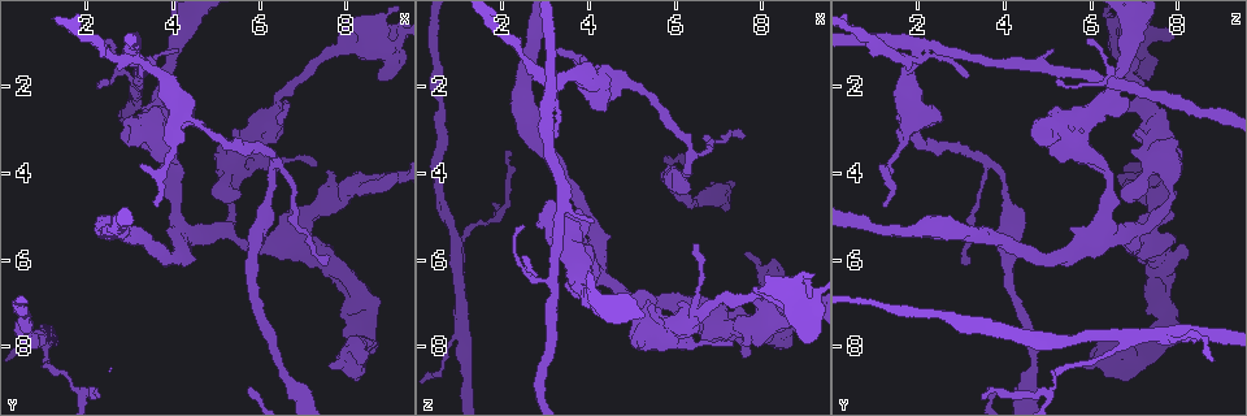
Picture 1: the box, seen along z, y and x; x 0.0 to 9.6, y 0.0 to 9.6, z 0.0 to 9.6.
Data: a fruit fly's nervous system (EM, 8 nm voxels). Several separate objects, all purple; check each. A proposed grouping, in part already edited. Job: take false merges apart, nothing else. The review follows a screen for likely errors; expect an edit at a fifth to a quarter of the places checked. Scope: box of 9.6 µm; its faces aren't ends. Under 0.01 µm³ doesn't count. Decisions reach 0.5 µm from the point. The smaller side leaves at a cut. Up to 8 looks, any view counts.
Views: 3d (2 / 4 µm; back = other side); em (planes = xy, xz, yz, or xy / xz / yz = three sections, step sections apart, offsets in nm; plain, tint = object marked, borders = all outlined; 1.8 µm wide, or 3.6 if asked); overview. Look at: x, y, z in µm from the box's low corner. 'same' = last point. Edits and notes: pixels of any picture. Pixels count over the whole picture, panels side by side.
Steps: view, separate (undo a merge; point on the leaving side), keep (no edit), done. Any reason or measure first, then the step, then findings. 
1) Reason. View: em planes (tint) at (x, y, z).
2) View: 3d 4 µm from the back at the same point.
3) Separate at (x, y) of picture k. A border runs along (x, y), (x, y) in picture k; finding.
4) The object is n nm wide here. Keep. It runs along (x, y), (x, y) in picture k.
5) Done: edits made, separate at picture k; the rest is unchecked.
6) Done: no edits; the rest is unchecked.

Three-way junction. View: em planes (plain) at (1.05, 7.70, 7.80).

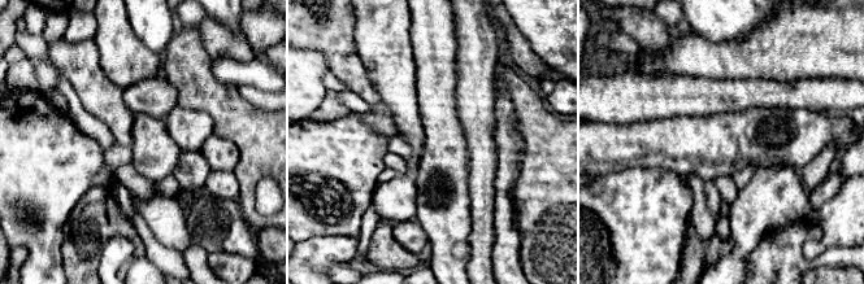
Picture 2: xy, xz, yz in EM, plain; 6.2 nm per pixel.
View: em planes (tint) at the same point.

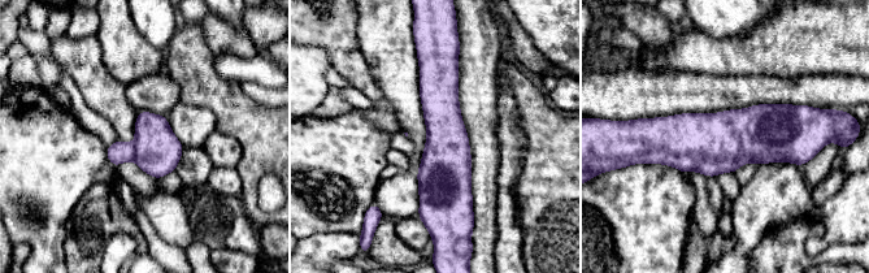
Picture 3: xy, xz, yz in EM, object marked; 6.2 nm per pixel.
Separate at (118, 152) of picture 3. A border runs along (133, 143), (134, 159) in picture 3; two neurons meet here.

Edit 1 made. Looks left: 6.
Sudden change in width. View: 3d 4 µm at (8.05, 8.50, 6.25).

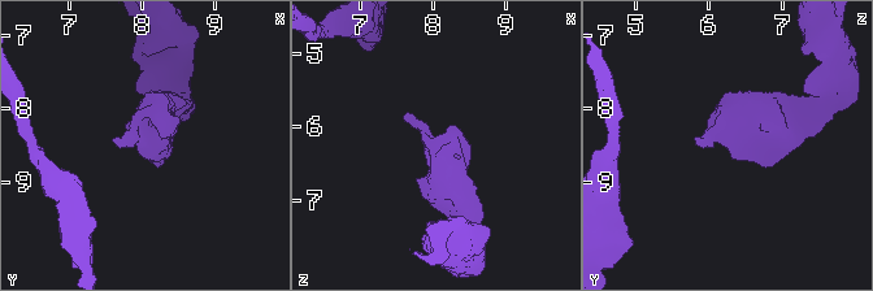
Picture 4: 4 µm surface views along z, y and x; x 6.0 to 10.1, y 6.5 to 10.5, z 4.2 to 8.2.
Now the EM. View: em planes (tint) at (7.95, 8.45, 6.30).

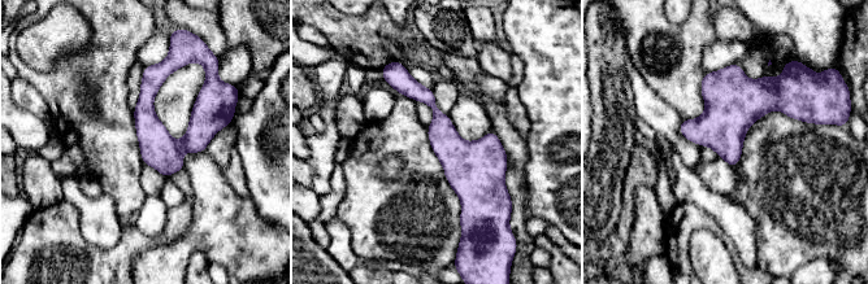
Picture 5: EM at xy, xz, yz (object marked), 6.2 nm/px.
Keep. Continuous, no second neuron.

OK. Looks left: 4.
Arms part here. View: em 3.6 µm yz step 8 (borders) at (5.60, 3.50, 7.35).

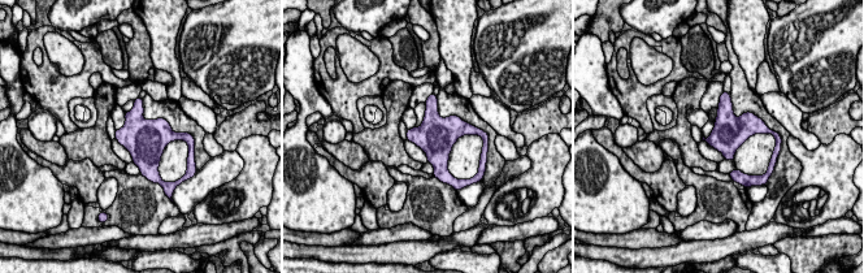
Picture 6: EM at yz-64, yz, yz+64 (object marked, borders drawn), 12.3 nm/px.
Keep. Continuous, no second neuron.

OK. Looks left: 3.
Done: edits made, separate at picture 3; the rest is unchecked.

